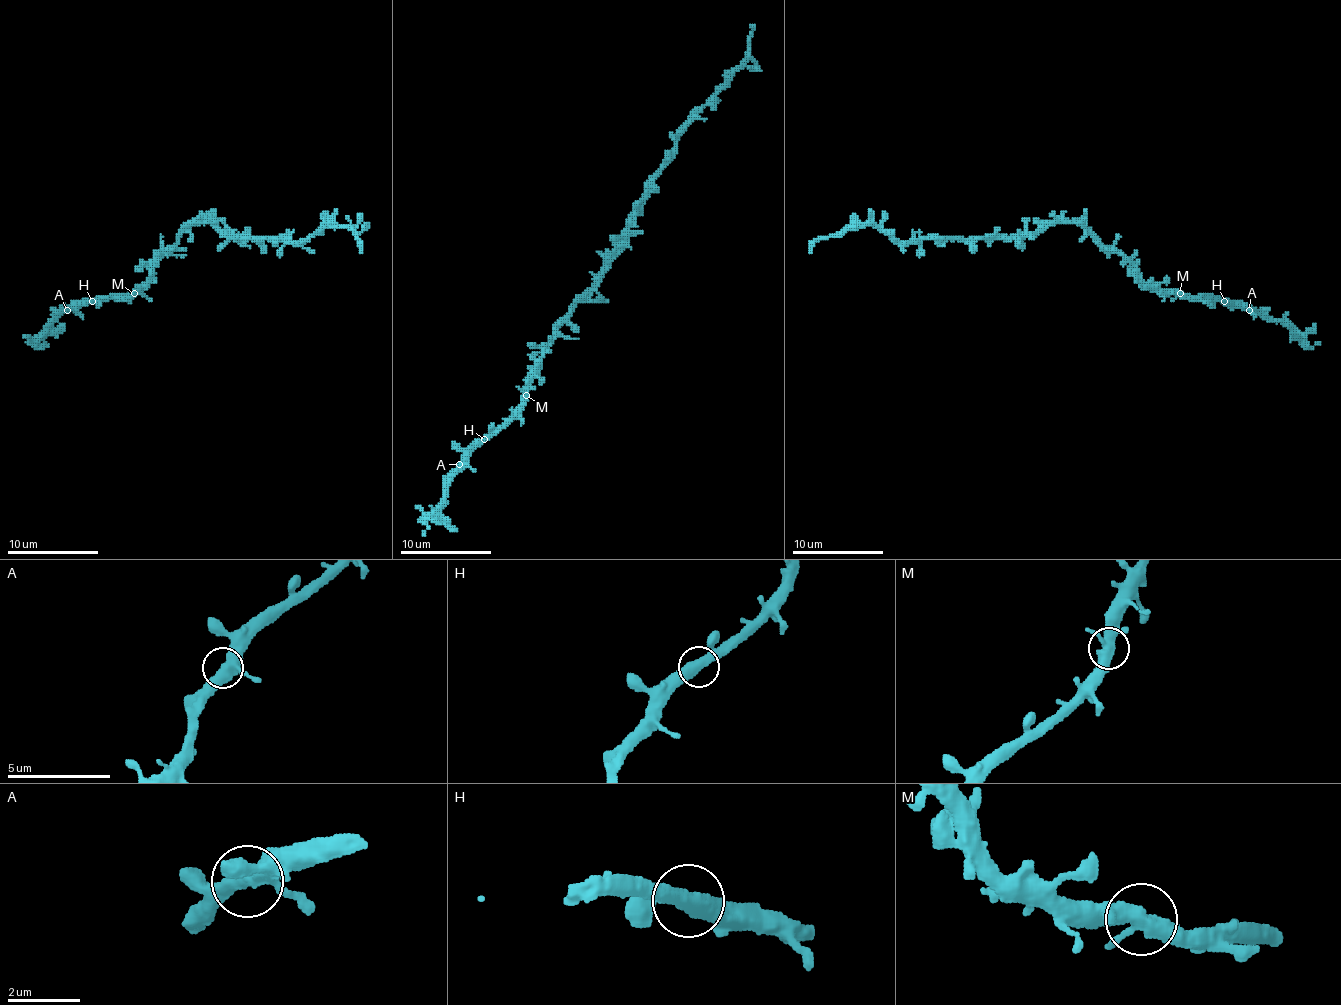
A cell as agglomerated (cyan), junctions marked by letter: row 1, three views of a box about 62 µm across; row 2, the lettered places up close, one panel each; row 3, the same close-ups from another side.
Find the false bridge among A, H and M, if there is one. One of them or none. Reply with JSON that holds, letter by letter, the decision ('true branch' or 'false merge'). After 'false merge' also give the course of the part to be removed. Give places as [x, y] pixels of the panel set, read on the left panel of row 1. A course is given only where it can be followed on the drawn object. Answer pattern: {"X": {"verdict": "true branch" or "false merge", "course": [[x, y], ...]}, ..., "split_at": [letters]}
{"A": {"verdict": "true branch"}, "H": {"verdict": "true branch"}, "M": {"verdict": "true branch"}, "split_at": []}

